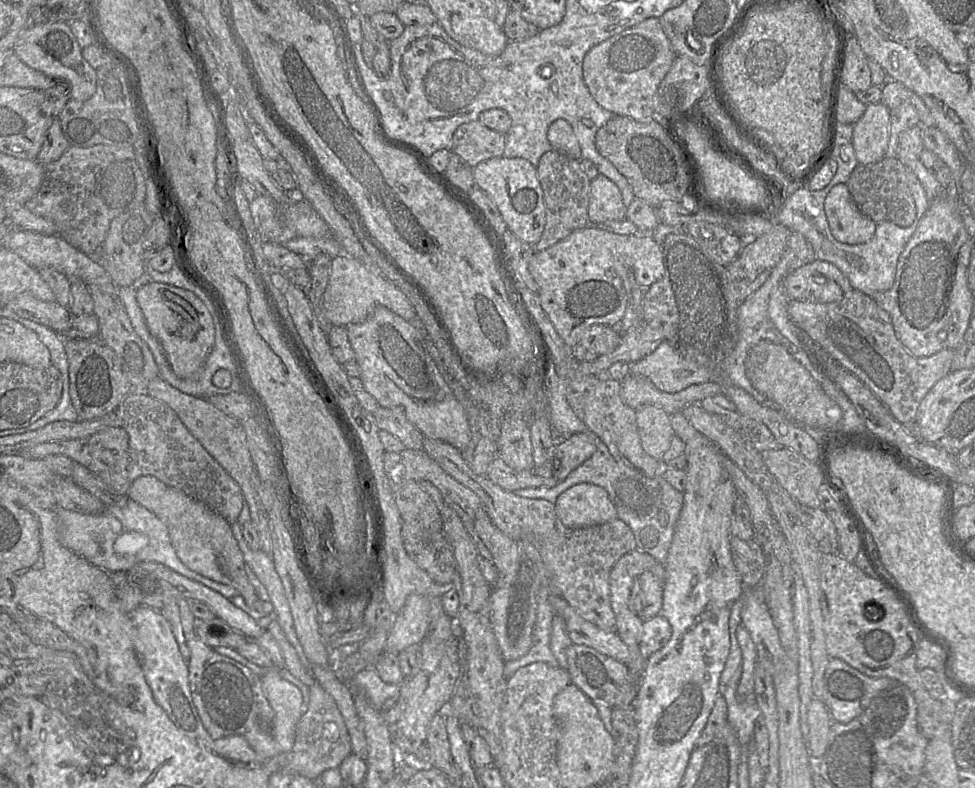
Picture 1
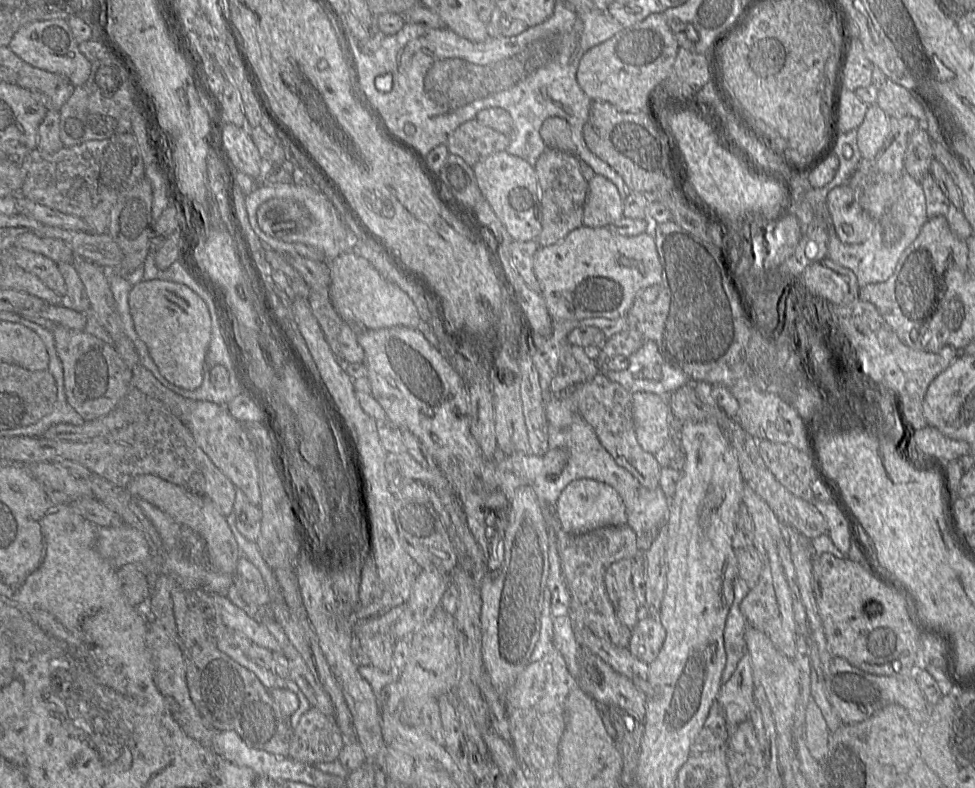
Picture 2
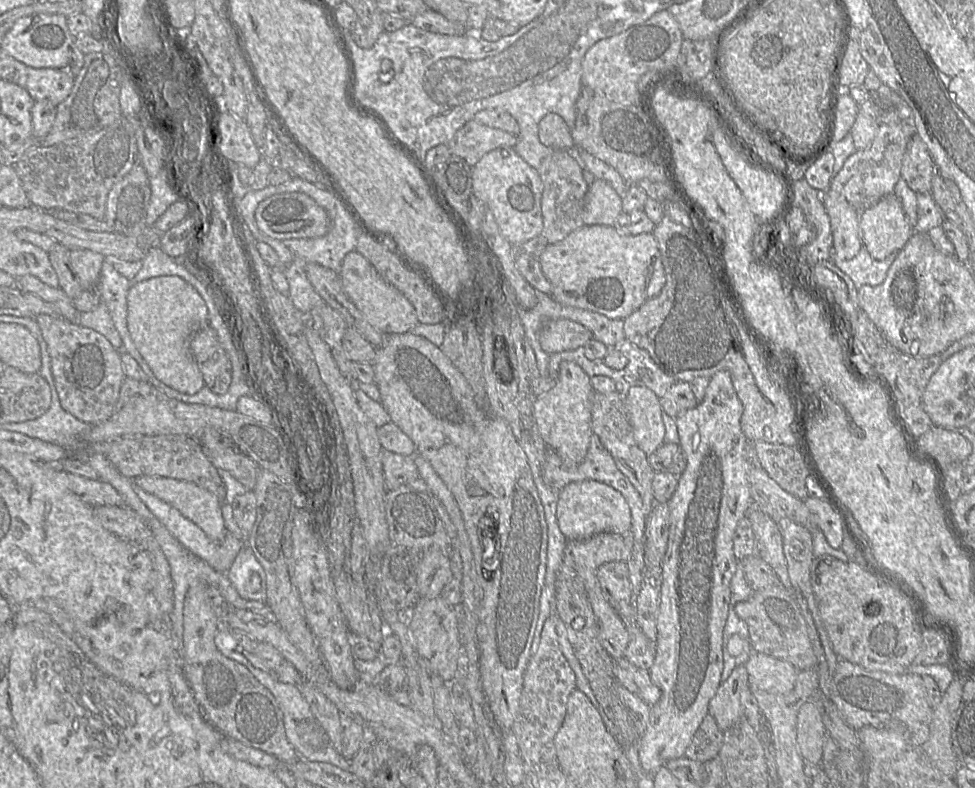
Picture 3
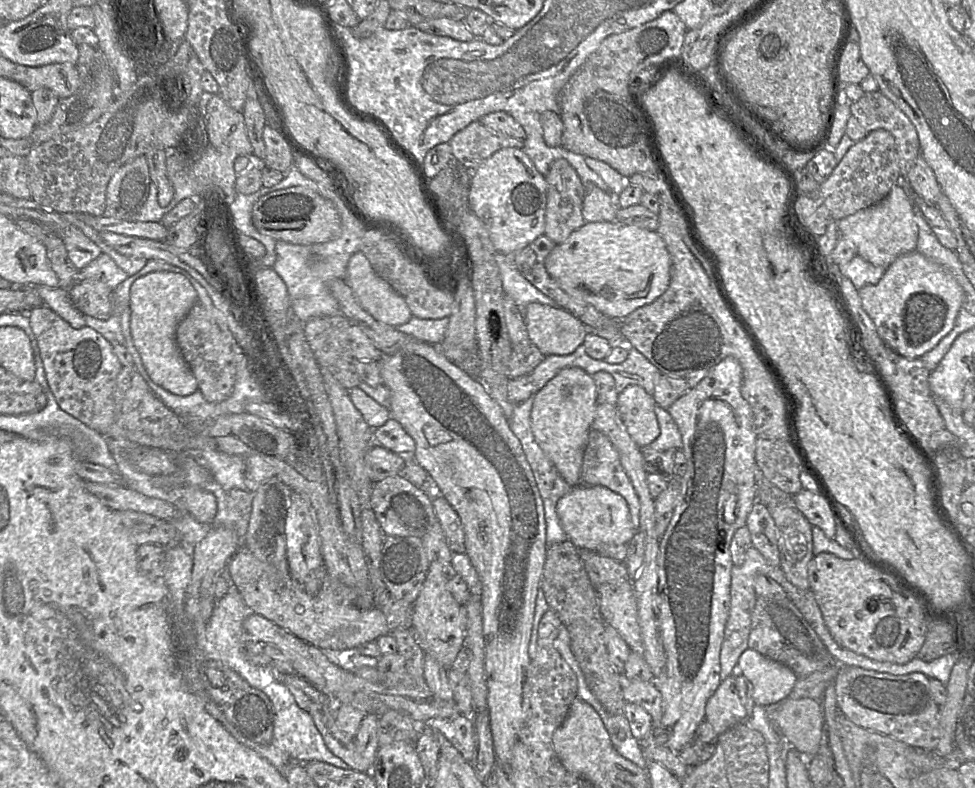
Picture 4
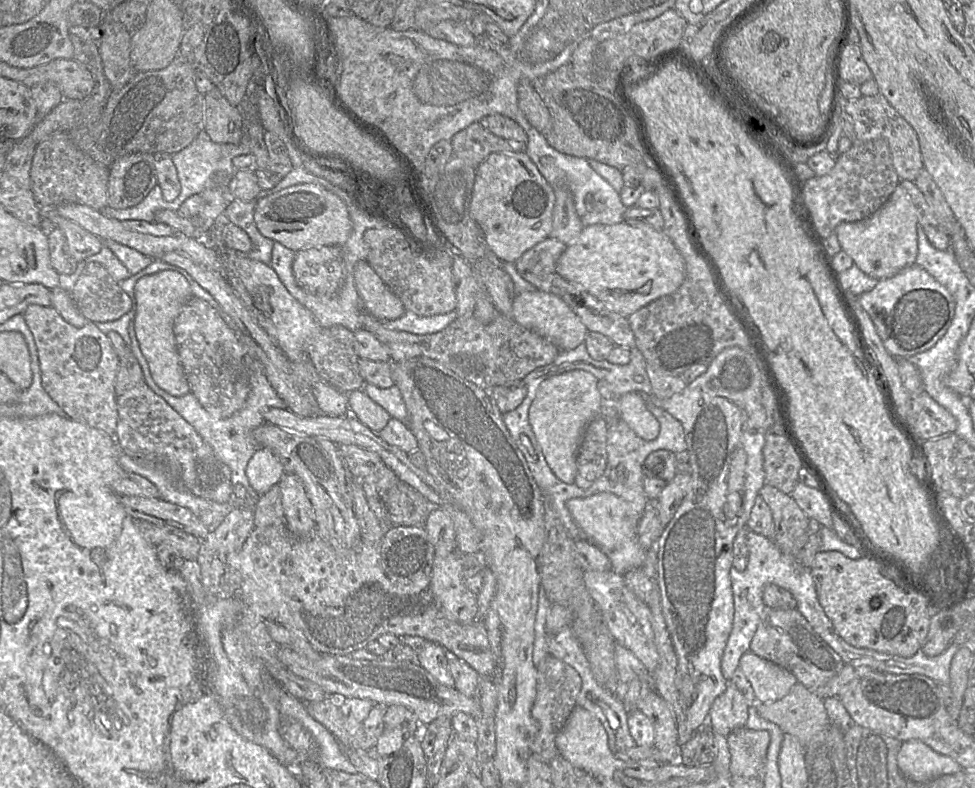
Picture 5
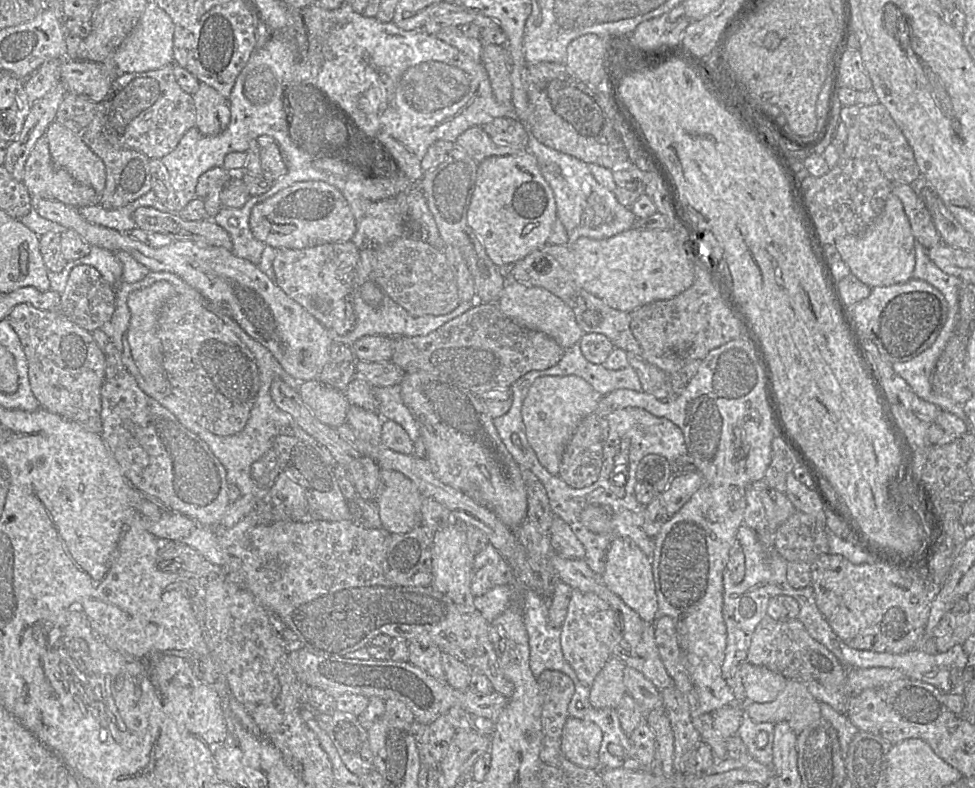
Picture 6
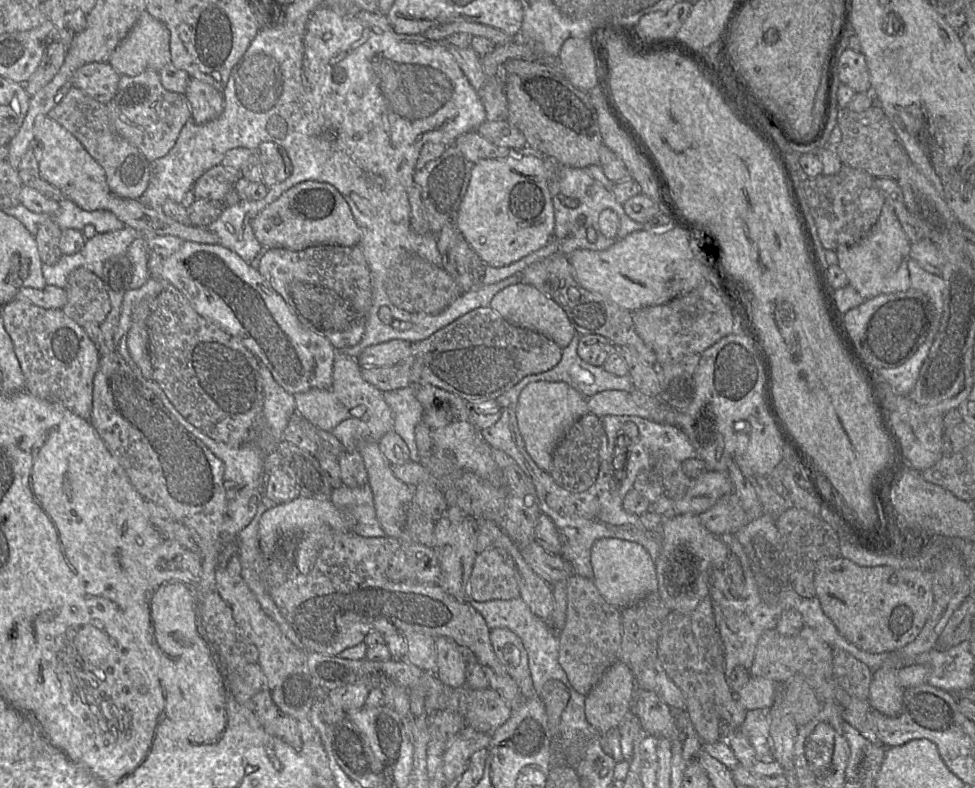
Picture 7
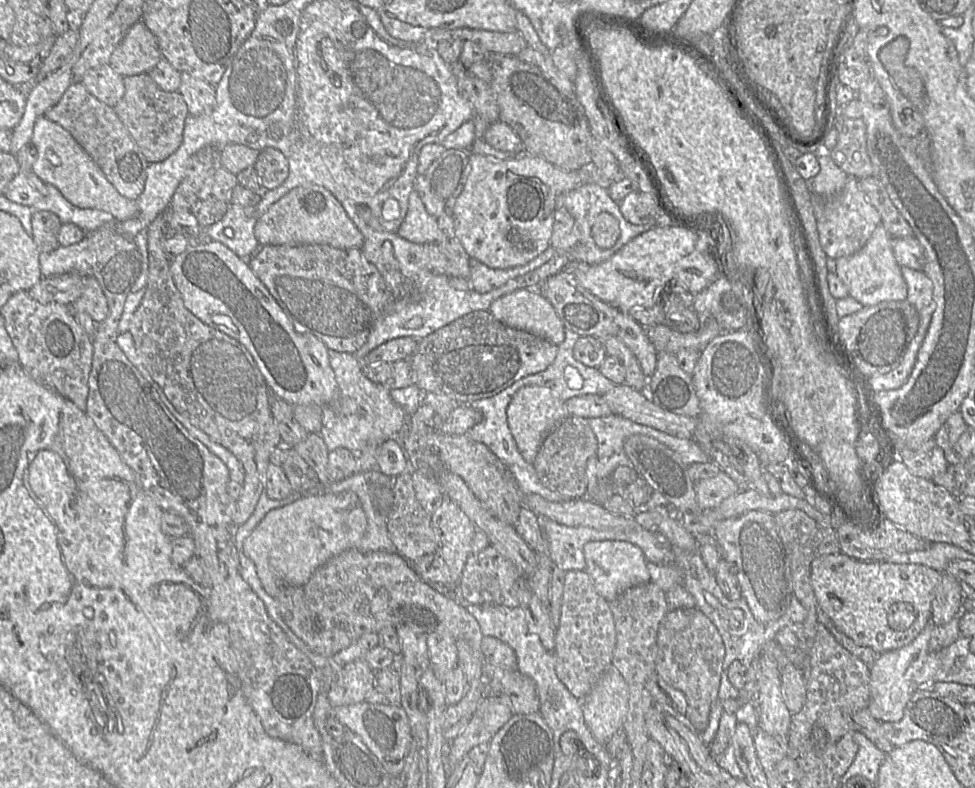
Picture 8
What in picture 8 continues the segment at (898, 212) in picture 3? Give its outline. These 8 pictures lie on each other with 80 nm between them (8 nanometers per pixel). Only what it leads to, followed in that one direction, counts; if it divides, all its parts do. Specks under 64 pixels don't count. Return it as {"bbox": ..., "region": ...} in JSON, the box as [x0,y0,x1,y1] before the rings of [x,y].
{"bbox":[835,223,907,307],"region":[[[880,223],[859,251],[835,260],[835,273],[846,286],[849,295],[864,307],[884,301],[906,300],[907,284],[902,276],[901,266],[894,257],[892,239]]]}

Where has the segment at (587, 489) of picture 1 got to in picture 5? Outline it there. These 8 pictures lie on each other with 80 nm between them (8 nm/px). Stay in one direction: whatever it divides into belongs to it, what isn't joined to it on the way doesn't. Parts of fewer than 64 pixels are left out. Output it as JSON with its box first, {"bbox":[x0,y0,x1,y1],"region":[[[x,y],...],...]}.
{"bbox":[566,492,639,555],"region":[[[599,492],[585,498],[572,498],[566,507],[583,536],[607,555],[636,534],[639,517],[629,503],[615,494]]]}

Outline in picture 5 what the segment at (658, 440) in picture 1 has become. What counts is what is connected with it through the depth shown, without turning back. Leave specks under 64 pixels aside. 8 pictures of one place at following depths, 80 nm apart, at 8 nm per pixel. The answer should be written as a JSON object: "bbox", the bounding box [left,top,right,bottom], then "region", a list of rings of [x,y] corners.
{"bbox":[618,392,660,441],"region":[[[628,392],[619,398],[618,416],[641,439],[651,441],[657,438],[660,424],[647,407],[647,396]]]}

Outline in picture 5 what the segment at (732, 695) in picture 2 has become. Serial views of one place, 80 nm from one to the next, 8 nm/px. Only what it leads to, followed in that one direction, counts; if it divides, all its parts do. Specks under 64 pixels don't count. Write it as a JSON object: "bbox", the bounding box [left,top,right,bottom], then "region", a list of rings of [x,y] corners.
{"bbox":[707,681,749,737],"region":[[[728,681],[725,691],[712,703],[707,724],[713,733],[724,737],[733,730],[745,726],[749,707],[735,685]]]}

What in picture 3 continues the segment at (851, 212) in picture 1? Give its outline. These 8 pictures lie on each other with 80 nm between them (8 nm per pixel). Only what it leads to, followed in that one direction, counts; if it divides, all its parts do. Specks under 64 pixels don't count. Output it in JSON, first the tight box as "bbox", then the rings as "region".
{"bbox":[823,189,862,259],"region":[[[828,189],[823,202],[830,217],[833,235],[833,253],[841,259],[852,259],[862,247],[859,214],[838,192]]]}

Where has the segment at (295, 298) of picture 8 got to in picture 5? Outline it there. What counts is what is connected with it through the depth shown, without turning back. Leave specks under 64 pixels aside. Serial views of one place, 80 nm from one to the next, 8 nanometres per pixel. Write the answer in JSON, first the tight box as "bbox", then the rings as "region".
{"bbox":[293,246,345,295],"region":[[[321,246],[299,250],[293,264],[298,286],[314,295],[329,295],[342,285],[345,266],[343,246]]]}

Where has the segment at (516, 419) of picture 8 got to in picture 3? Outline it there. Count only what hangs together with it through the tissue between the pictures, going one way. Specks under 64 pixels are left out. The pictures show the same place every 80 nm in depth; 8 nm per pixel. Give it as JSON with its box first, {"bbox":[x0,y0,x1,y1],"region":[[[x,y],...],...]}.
{"bbox":[534,362,592,470],"region":[[[575,362],[560,363],[556,385],[537,397],[534,403],[534,421],[538,433],[548,447],[561,458],[564,468],[575,470],[584,460],[592,435],[592,396],[590,377]]]}

